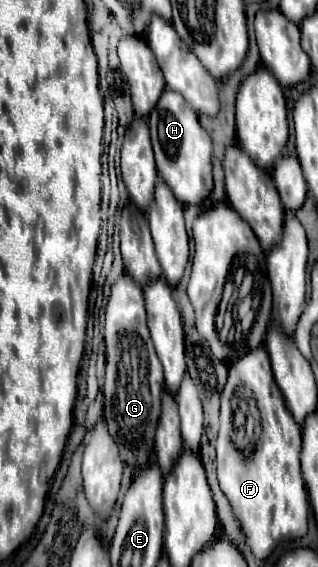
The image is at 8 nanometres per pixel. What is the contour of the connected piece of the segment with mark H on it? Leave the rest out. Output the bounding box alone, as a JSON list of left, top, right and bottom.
[149,88,211,204]

